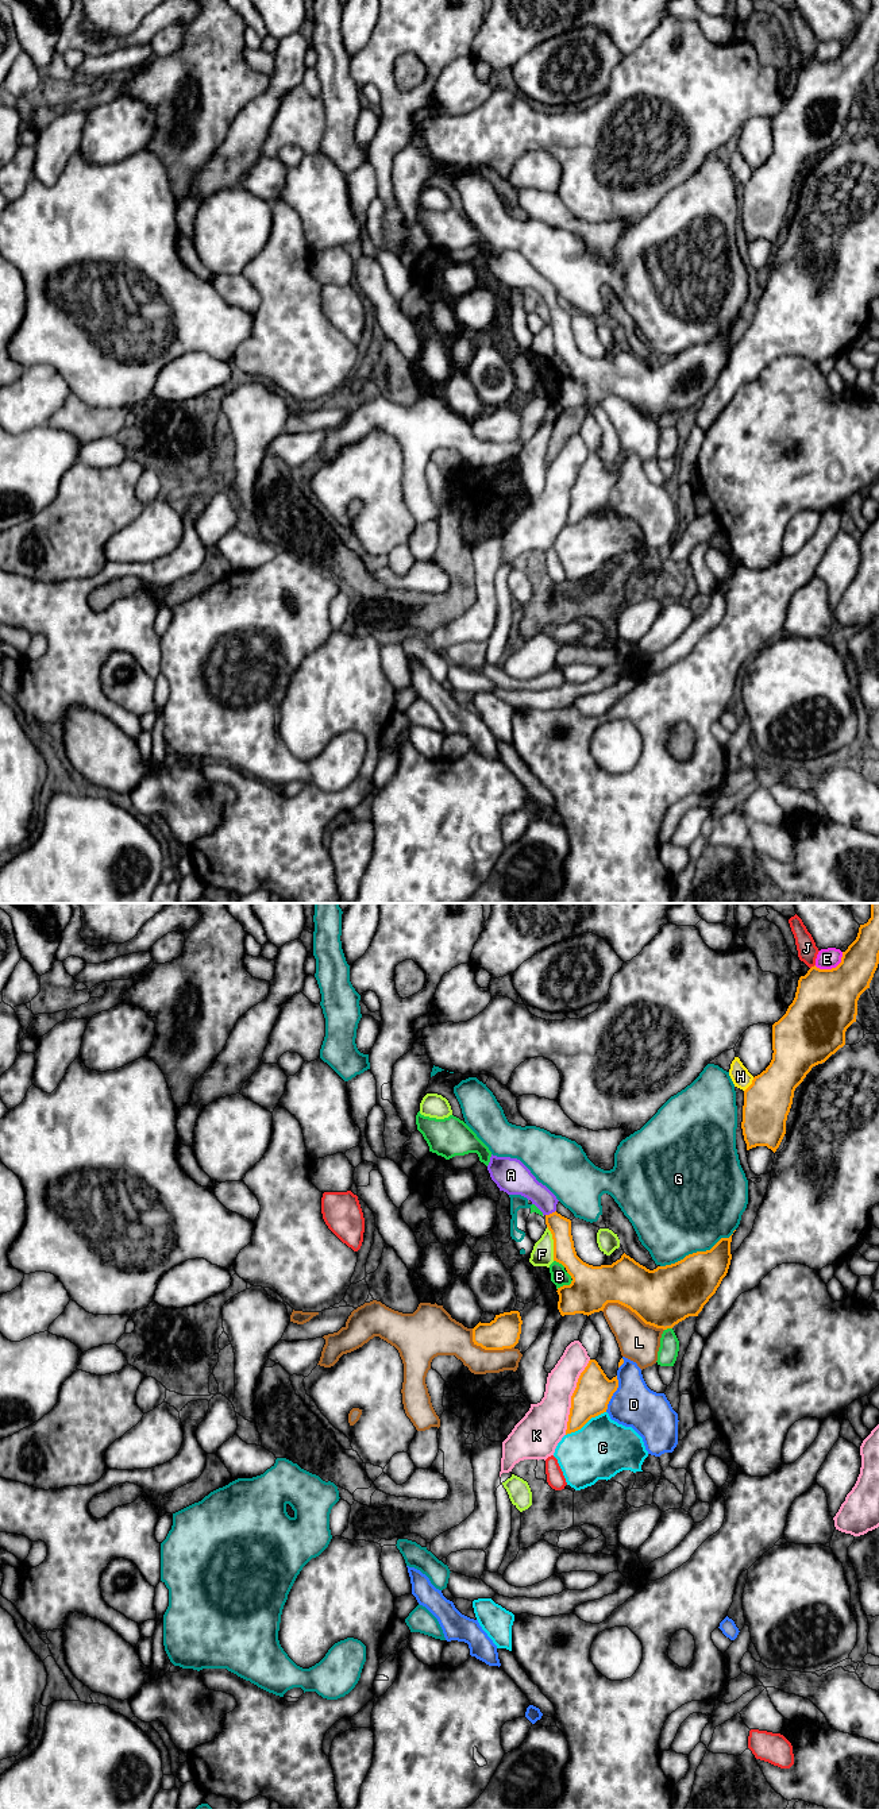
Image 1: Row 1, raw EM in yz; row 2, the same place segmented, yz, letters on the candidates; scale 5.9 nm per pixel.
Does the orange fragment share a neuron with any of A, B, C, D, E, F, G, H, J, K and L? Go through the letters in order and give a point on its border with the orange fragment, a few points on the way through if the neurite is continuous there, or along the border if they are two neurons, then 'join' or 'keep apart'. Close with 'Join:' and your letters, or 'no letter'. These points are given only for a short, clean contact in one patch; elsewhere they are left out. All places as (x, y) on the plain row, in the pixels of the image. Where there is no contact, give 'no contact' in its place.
A: meets orange in yz at (550, 307); runs through yz (565, 346), (561, 320), (550, 307), (548, 300), (523, 274); join
B: meets orange in yz at (565, 378); keep apart
C: meets orange in yz at (585, 516); keep apart
D: meets orange in yz at (613, 485); keep apart
E: meets orange in yz at (832, 61); keep apart
F: meets orange in yz at (554, 336); keep apart
G: meets orange in yz at (698, 344); keep apart
H: meets orange in yz at (751, 177); border along yz (754, 170), (744, 184); keep apart
J: meets orange in yz at (812, 60); keep apart
K: meets orange in yz at (571, 490); keep apart
L: meets orange in yz at (633, 404); keep apart
Join: A

